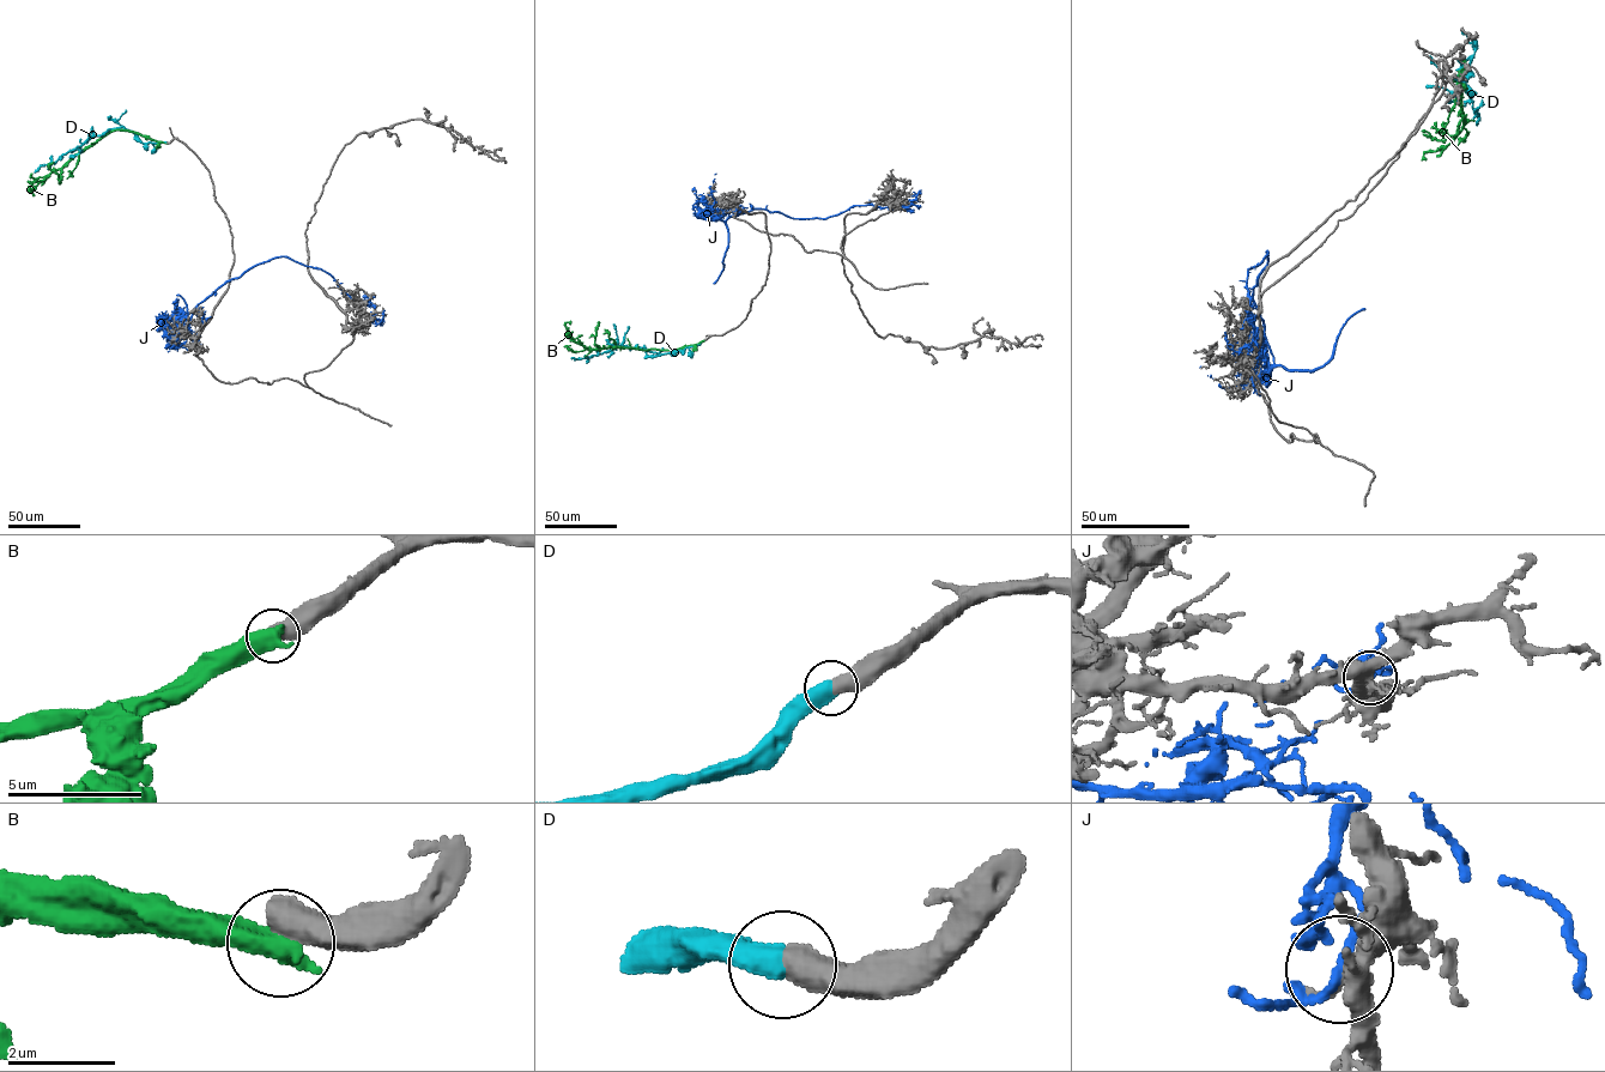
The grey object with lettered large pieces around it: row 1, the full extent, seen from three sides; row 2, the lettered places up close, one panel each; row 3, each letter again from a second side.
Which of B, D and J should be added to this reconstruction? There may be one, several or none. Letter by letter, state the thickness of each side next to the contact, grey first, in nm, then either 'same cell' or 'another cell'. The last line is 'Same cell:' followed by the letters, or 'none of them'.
B: 650/650 nm | another cell
D: 600/550 nm | same cell
J: 240/100 nm | another cell
Same cell: D

